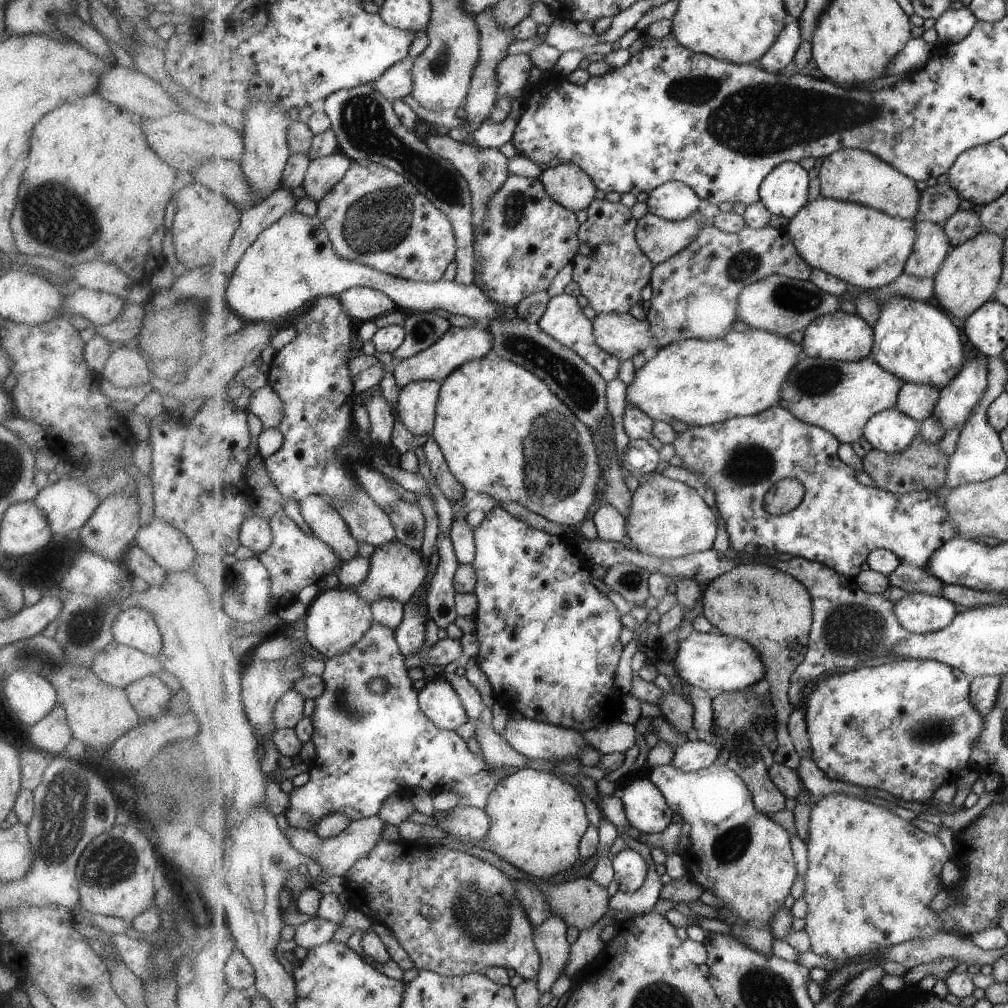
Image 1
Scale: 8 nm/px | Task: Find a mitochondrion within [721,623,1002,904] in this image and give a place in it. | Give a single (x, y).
(934, 727)

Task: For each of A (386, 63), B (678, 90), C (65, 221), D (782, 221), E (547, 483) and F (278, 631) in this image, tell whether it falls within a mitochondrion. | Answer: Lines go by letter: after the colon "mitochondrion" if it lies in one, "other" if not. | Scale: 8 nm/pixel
A: other
B: mitochondrion
C: mitochondrion
D: other
E: mitochondrion
F: other

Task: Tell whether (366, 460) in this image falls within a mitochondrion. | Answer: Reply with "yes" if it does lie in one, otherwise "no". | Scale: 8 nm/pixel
no

